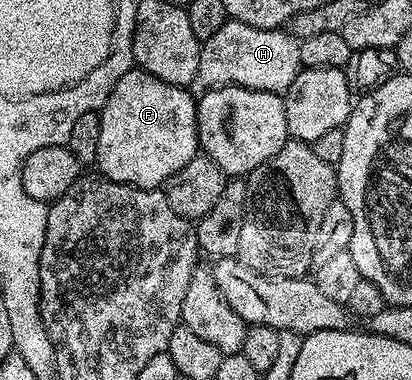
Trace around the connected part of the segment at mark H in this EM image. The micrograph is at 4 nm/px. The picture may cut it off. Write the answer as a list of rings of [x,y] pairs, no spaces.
[[[229,19],[224,22],[222,27],[218,27],[218,31],[214,31],[214,35],[210,35],[208,41],[201,44],[196,76],[199,84],[202,83],[201,86],[204,87],[237,85],[254,91],[270,91],[283,95],[288,92],[290,83],[294,83],[294,79],[300,74],[301,68],[300,42],[290,36],[283,28],[259,29]]]

